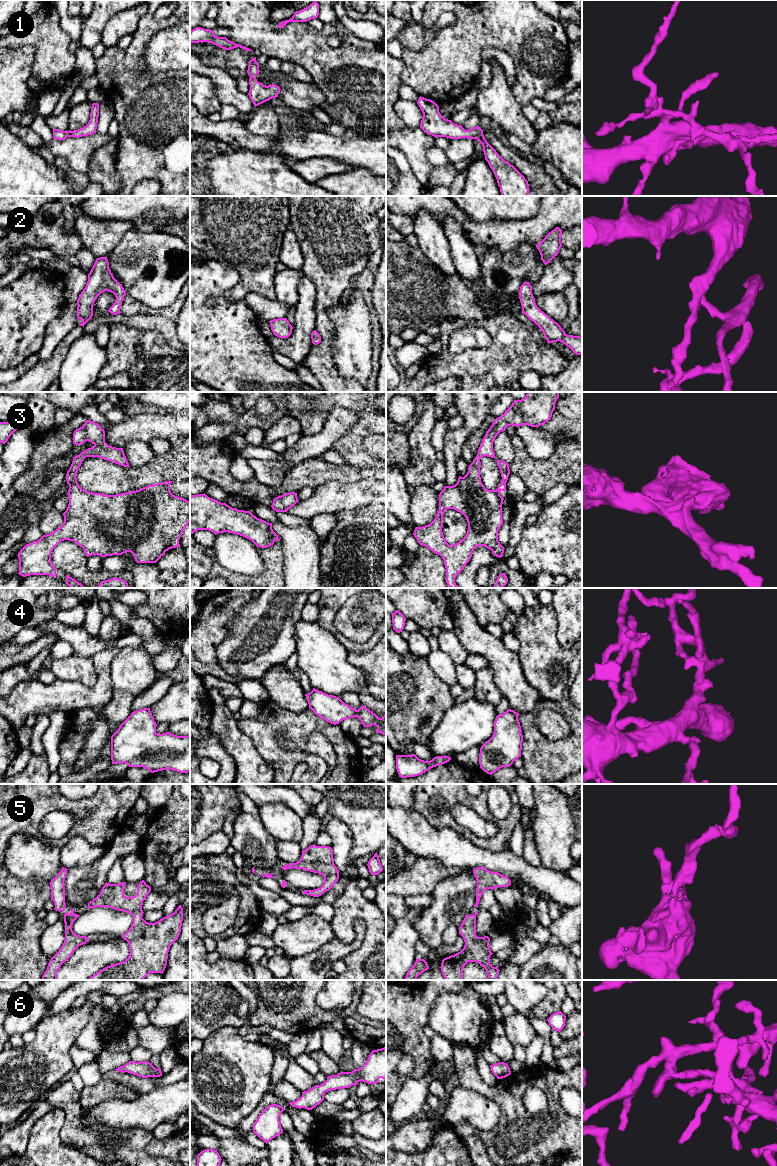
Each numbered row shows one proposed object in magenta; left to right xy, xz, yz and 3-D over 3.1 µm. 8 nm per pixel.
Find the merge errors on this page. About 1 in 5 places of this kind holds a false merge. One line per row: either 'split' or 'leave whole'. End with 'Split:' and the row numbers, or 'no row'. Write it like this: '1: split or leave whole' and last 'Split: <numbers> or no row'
1: leave whole
2: leave whole
3: leave whole
4: leave whole
5: leave whole
6: leave whole
Split: no row

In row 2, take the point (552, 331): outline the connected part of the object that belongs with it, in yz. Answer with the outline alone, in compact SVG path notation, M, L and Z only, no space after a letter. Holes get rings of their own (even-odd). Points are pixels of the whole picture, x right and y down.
M524 282L521 285L518 294L522 313L542 330L548 343L560 341L575 354L582 355L582 336L567 335L557 322L537 307L529 282Z

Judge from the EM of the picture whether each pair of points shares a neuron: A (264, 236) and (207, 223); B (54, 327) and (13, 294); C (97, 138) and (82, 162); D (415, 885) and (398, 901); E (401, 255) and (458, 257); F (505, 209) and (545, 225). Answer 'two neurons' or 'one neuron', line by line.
A: one neuron
B: two neurons
C: one neuron
D: two neurons
E: two neurons
F: two neurons

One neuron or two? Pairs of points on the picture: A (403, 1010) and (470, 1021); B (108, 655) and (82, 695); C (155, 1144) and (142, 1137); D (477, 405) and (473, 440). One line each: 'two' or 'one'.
A: two
B: one
C: two
D: two

